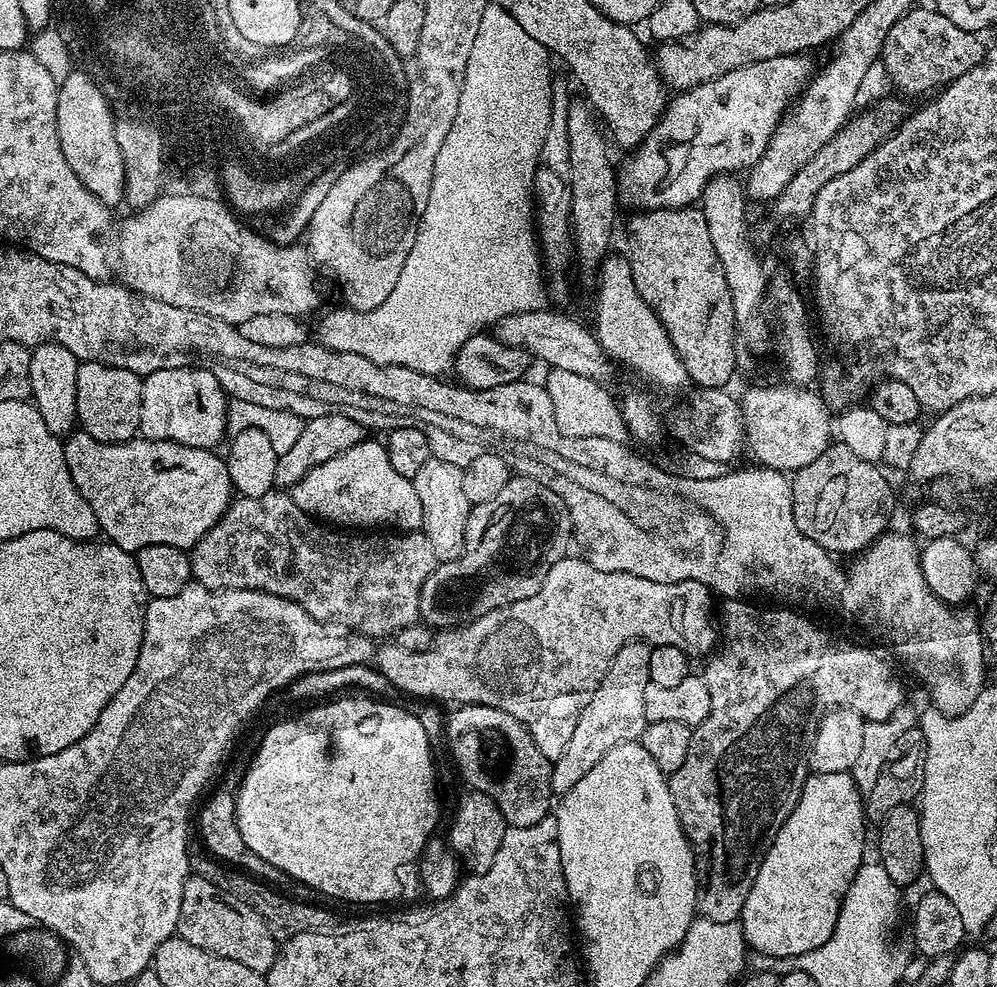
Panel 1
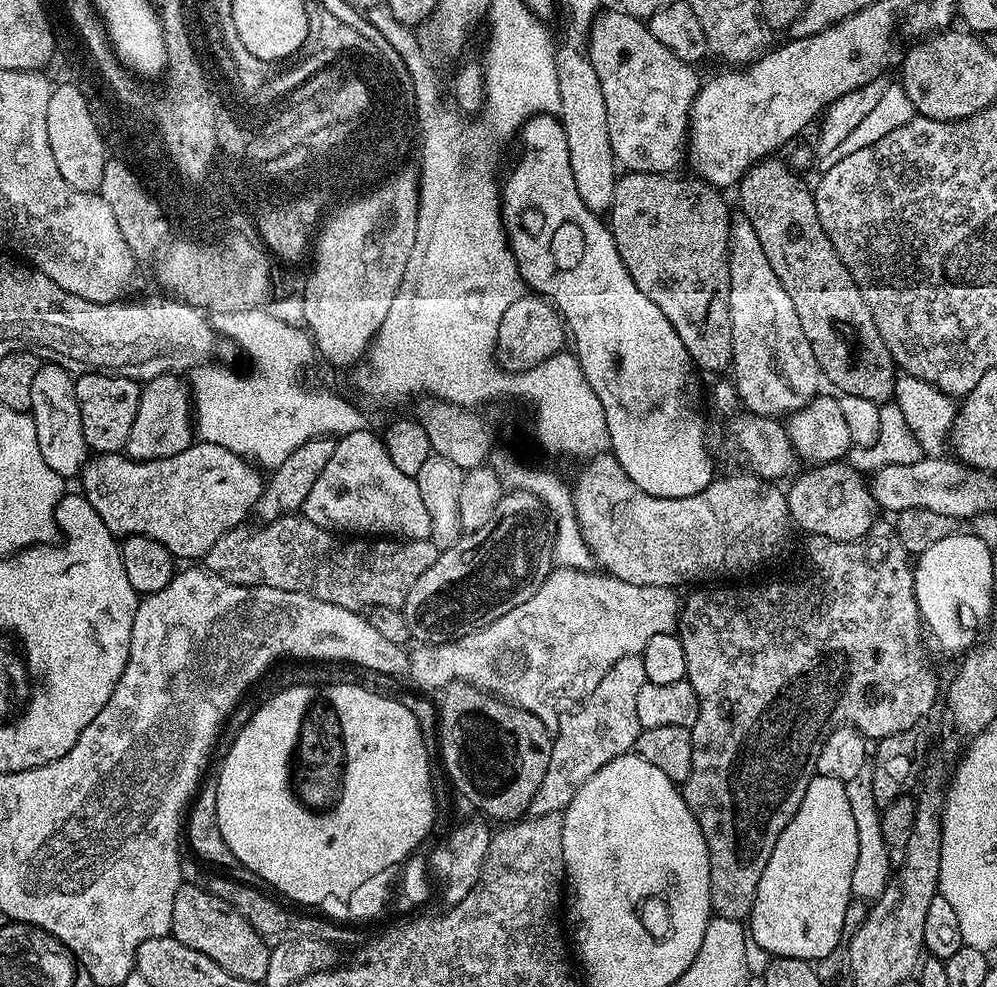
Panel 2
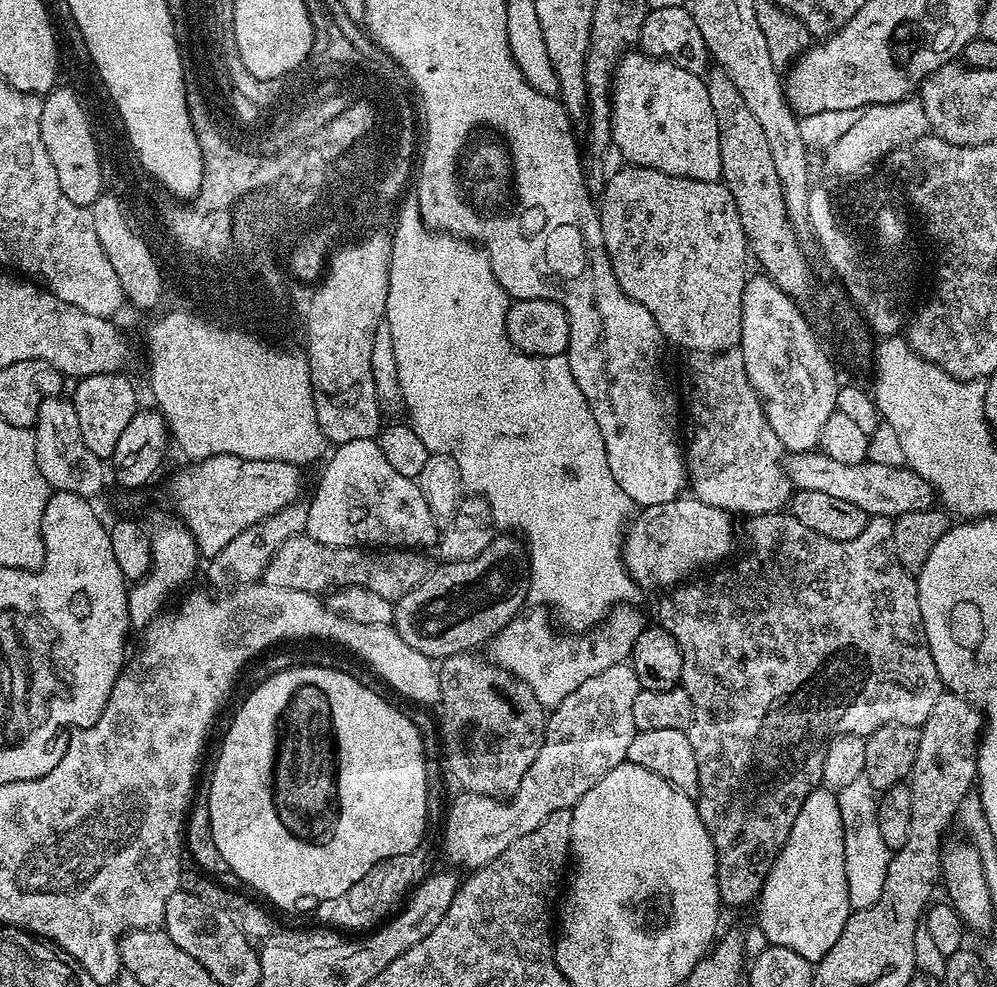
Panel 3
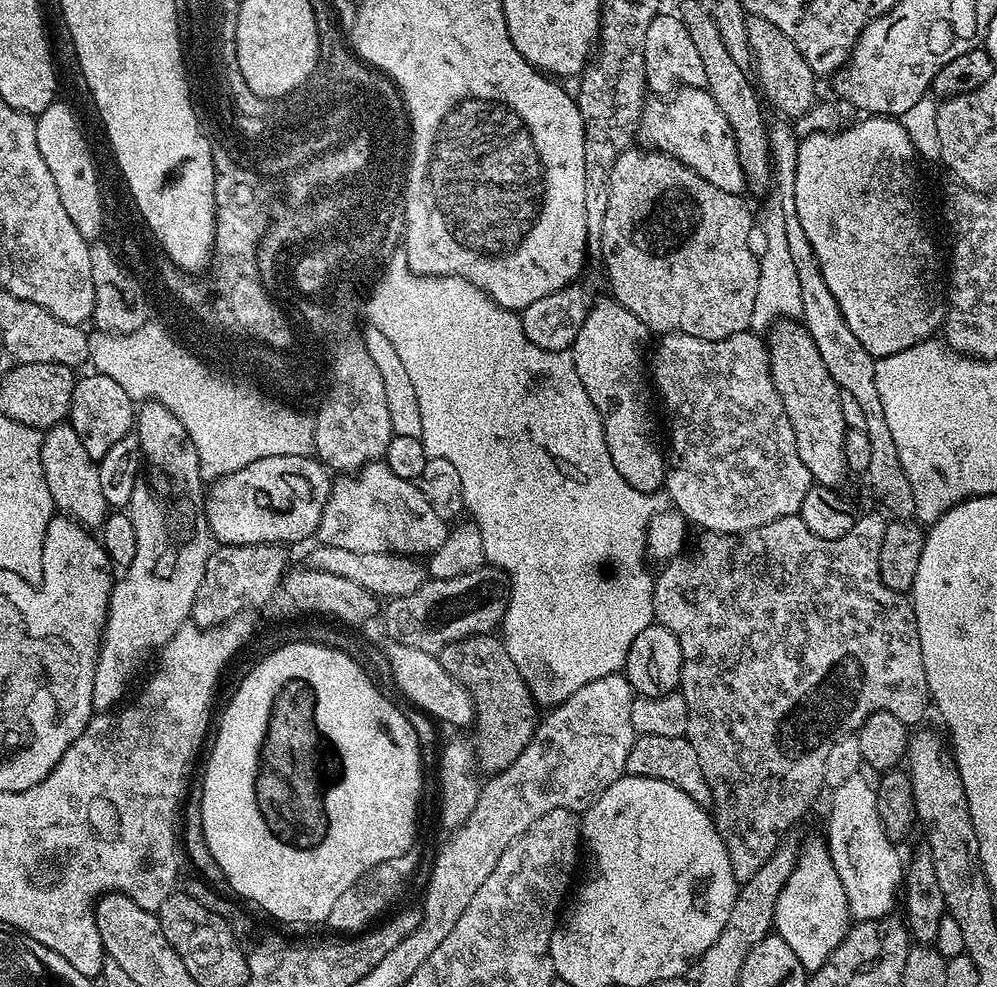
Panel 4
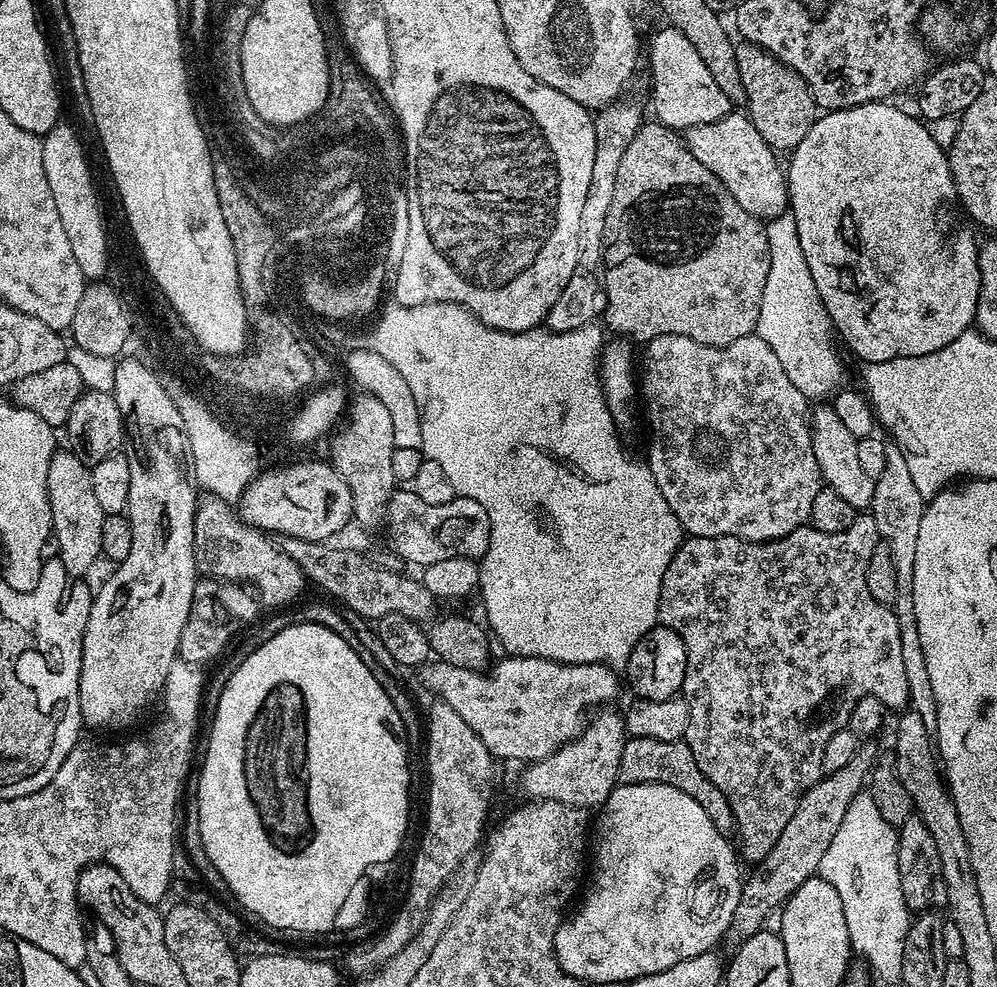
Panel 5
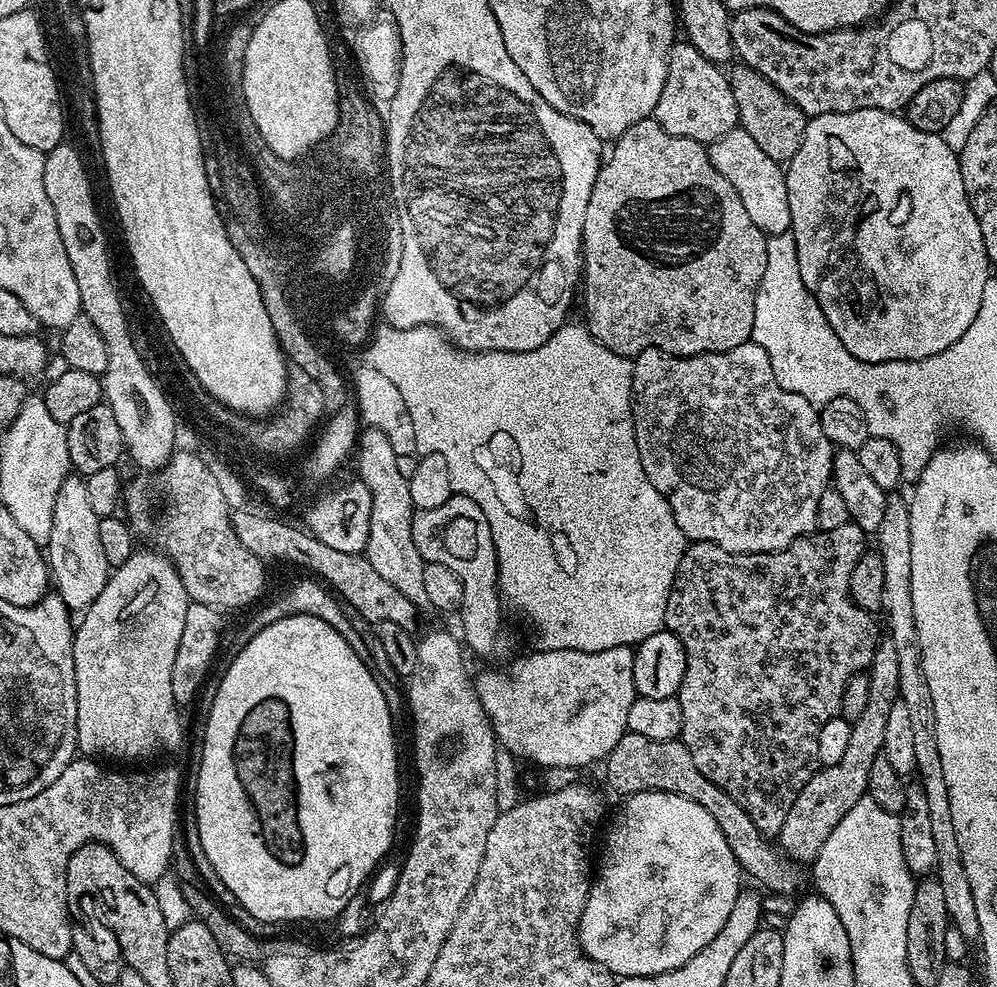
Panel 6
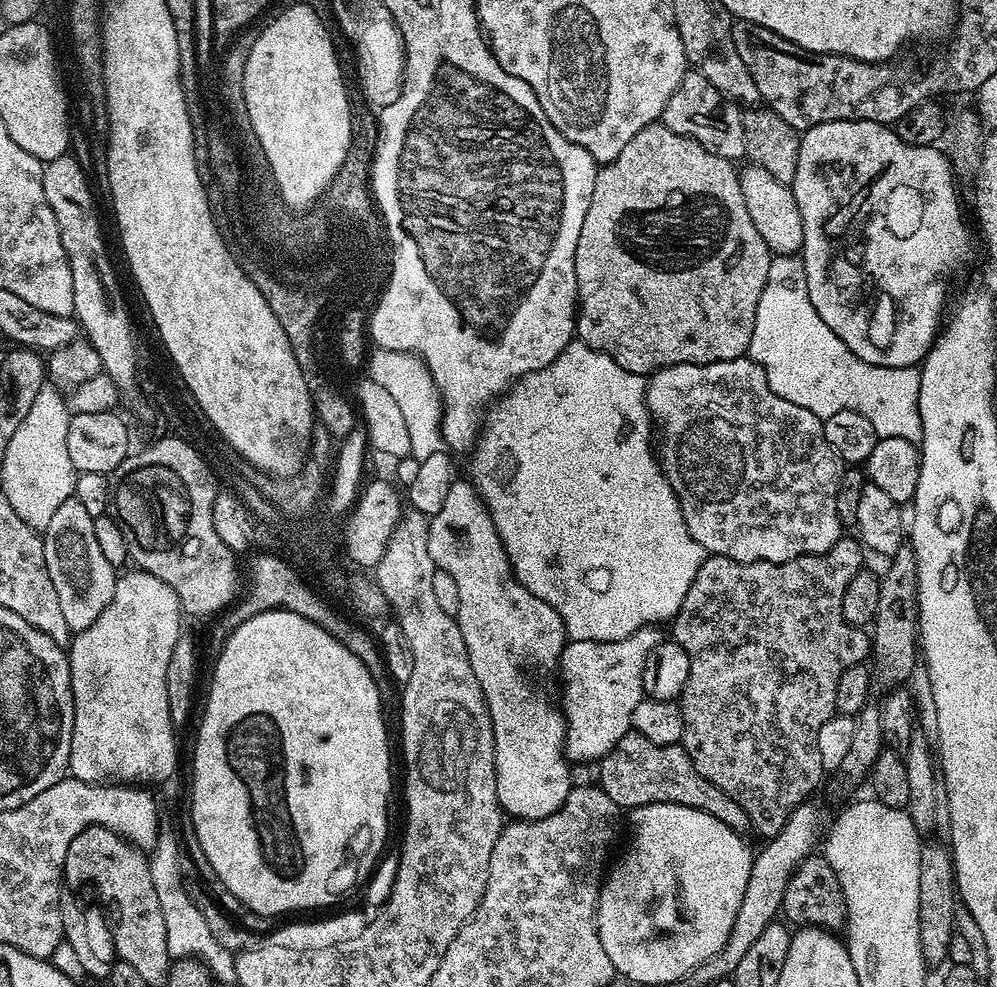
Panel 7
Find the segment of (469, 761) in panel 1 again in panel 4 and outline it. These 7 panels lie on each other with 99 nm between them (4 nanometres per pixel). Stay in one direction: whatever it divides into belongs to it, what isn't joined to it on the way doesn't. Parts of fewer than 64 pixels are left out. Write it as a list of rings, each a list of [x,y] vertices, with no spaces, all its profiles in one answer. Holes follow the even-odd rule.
[[[493,633],[467,636],[444,647],[436,657],[442,668],[472,696],[472,745],[477,767],[486,774],[509,768],[536,731],[538,708],[527,680],[506,653],[503,639]]]

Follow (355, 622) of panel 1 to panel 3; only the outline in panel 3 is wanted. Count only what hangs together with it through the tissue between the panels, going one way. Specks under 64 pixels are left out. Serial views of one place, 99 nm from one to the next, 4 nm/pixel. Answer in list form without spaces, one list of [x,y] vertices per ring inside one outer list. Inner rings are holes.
[[[301,534],[287,540],[276,551],[274,558],[266,566],[262,580],[270,586],[317,594],[357,584],[363,588],[372,588],[374,594],[395,602],[408,594],[414,586],[420,585],[432,572],[434,562],[427,556],[427,553],[413,549],[369,550],[364,546],[331,548]]]

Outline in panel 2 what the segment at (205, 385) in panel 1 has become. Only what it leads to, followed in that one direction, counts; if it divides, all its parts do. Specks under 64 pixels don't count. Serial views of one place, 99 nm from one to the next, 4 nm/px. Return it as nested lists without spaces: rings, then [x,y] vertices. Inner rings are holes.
[[[176,374],[156,376],[143,385],[138,402],[138,414],[134,414],[134,426],[130,426],[130,438],[123,451],[131,460],[161,460],[191,448],[194,443],[193,397],[189,385]]]

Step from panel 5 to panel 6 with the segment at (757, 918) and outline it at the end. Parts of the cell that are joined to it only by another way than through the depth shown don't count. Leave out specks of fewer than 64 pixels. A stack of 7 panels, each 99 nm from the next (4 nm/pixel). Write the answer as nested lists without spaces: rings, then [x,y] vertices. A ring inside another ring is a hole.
[[[888,638],[881,639],[876,645],[876,653],[866,675],[870,682],[870,702],[866,702],[861,717],[852,721],[850,743],[846,745],[842,759],[834,762],[834,766],[817,767],[810,782],[806,782],[798,798],[794,798],[794,806],[790,806],[790,814],[786,814],[786,822],[782,822],[778,837],[779,847],[784,855],[801,866],[811,865],[818,850],[822,850],[822,842],[826,842],[834,826],[838,826],[838,822],[846,818],[846,810],[852,809],[854,802],[865,799],[870,766],[874,766],[874,758],[883,753],[886,714],[890,714],[892,703],[900,699],[897,651]]]

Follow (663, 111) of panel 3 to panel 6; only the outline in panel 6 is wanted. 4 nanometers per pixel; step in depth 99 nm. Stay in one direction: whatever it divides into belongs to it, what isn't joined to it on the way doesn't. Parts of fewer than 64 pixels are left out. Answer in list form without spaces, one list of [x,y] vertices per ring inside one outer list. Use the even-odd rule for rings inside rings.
[[[739,126],[722,139],[713,140],[707,149],[710,162],[714,162],[714,170],[718,170],[734,190],[738,190],[738,198],[742,198],[742,206],[746,206],[746,214],[750,214],[758,230],[774,237],[791,229],[788,178],[781,161],[770,158],[770,154],[766,154],[766,150],[762,150],[762,146],[758,146],[758,142],[754,142],[754,138]]]

